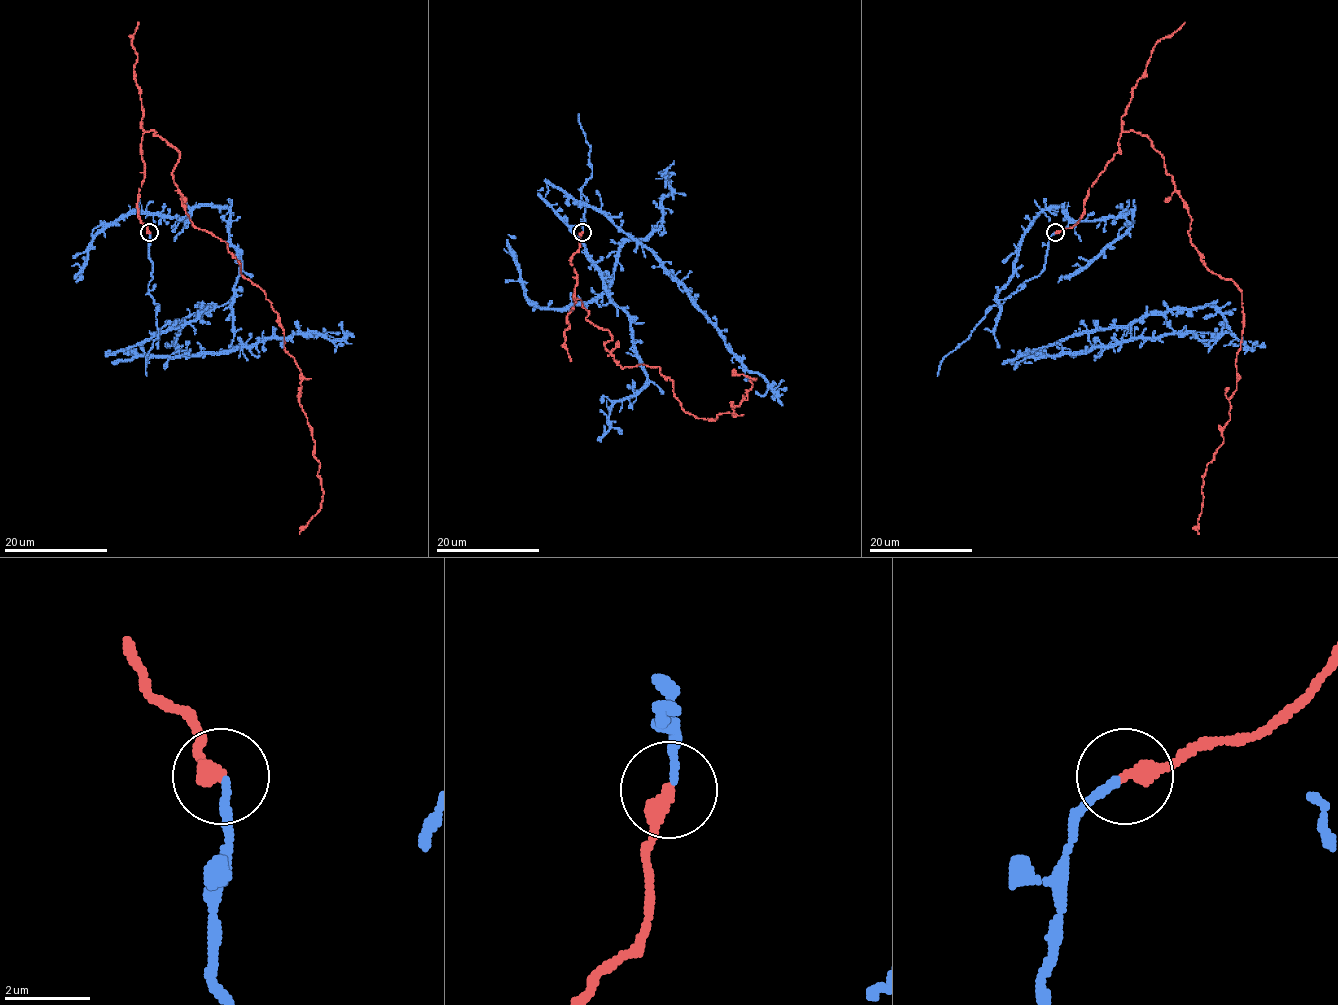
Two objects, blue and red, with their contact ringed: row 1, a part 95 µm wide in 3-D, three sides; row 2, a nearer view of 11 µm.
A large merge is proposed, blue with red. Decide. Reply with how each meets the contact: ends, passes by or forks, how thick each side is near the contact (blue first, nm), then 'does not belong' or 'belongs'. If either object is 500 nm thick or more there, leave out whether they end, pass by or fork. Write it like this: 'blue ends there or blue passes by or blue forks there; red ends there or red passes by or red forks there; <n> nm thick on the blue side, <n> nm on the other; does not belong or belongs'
blue ends there; red ends there; 170 nm thick on the blue side, 380 nm on the other; belongs

